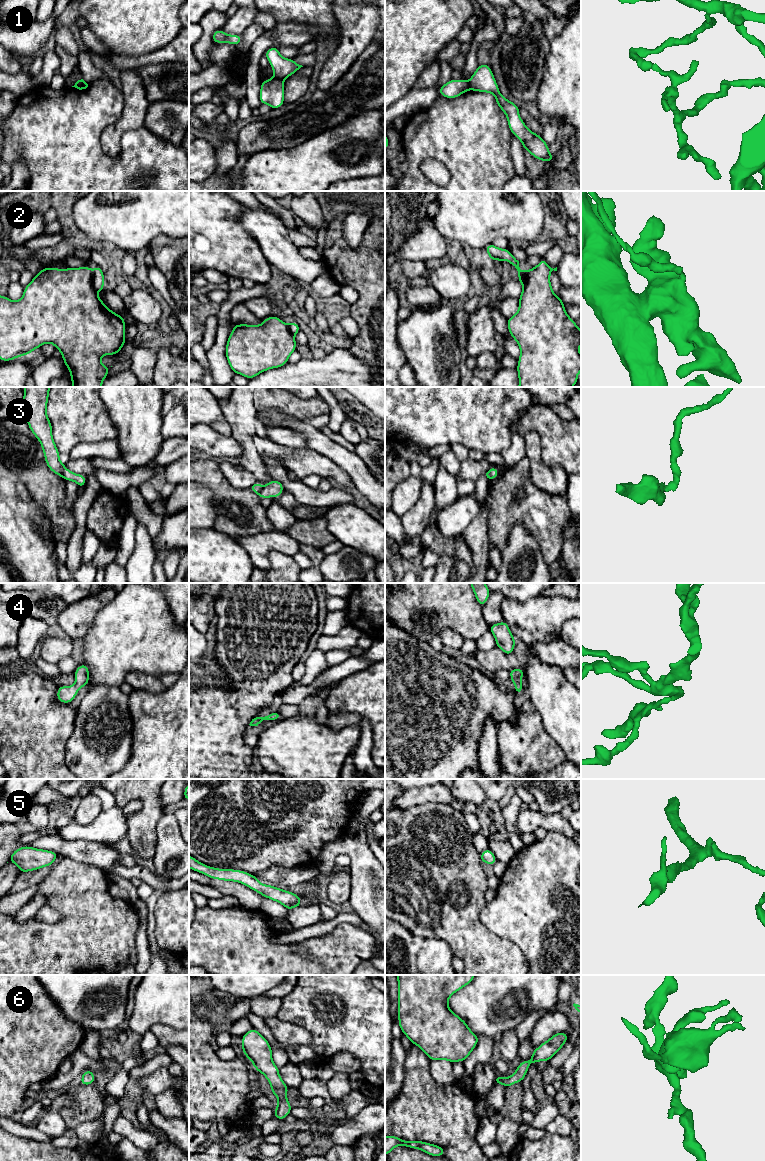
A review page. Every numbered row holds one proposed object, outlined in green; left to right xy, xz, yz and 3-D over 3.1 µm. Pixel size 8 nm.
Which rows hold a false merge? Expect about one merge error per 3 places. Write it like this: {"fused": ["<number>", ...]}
{"fused": ["1", "3"]}

